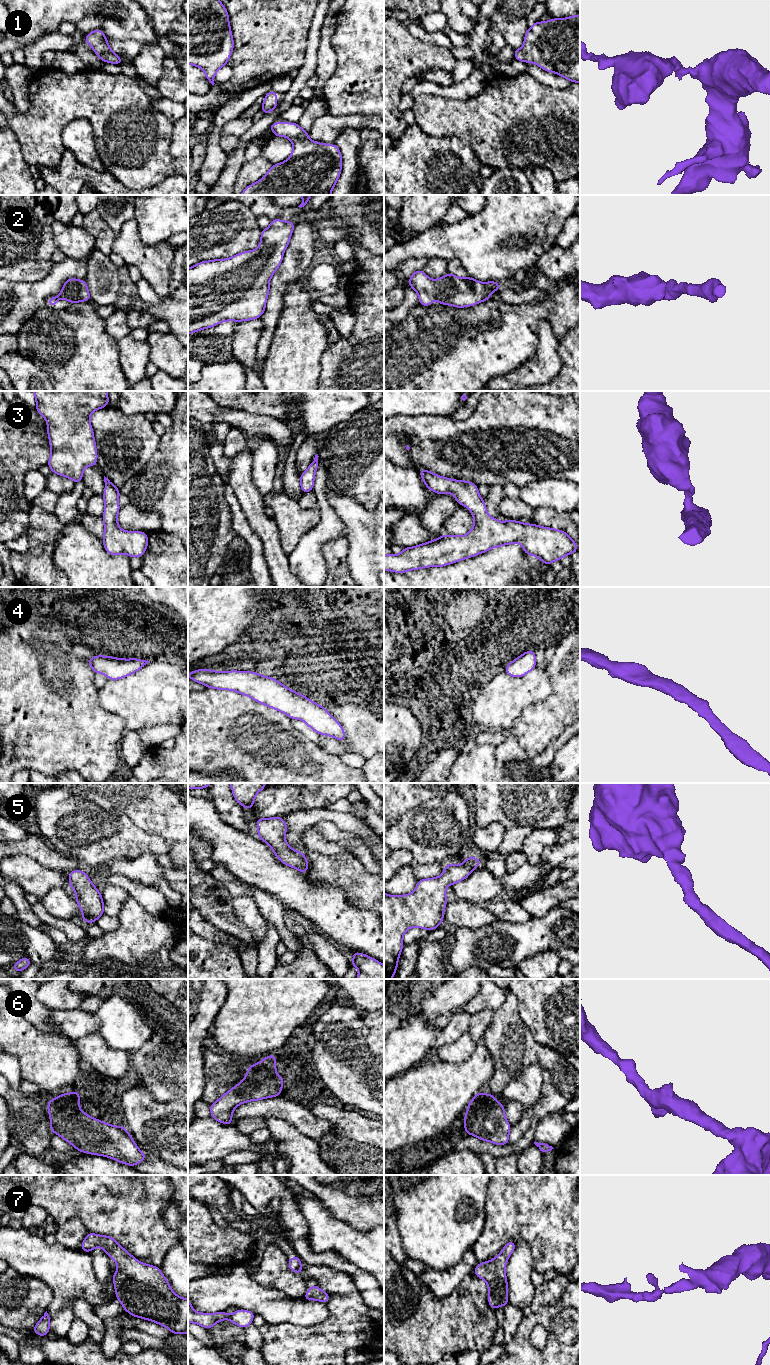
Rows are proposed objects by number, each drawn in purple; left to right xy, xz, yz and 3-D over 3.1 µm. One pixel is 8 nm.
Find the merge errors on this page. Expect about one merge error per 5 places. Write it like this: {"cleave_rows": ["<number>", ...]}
{"cleave_rows": []}

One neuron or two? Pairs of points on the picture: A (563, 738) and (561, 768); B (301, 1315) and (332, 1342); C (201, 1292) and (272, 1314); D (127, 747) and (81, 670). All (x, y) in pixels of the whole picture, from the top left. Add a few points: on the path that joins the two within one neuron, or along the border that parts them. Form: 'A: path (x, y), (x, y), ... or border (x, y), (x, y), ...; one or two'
A: border (569, 739), (555, 753), (553, 760), (549, 764); two
B: border (328, 1307), (328, 1316), (319, 1323), (289, 1324); two
C: path (219, 1292), (243, 1292), (254, 1297); one
D: border (129, 730), (126, 732), (120, 745), (121, 760); two

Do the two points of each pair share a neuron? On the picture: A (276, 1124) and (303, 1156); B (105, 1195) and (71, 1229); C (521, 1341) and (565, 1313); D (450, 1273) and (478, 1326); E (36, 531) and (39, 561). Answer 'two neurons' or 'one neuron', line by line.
A: one neuron
B: two neurons
C: one neuron
D: two neurons
E: one neuron

